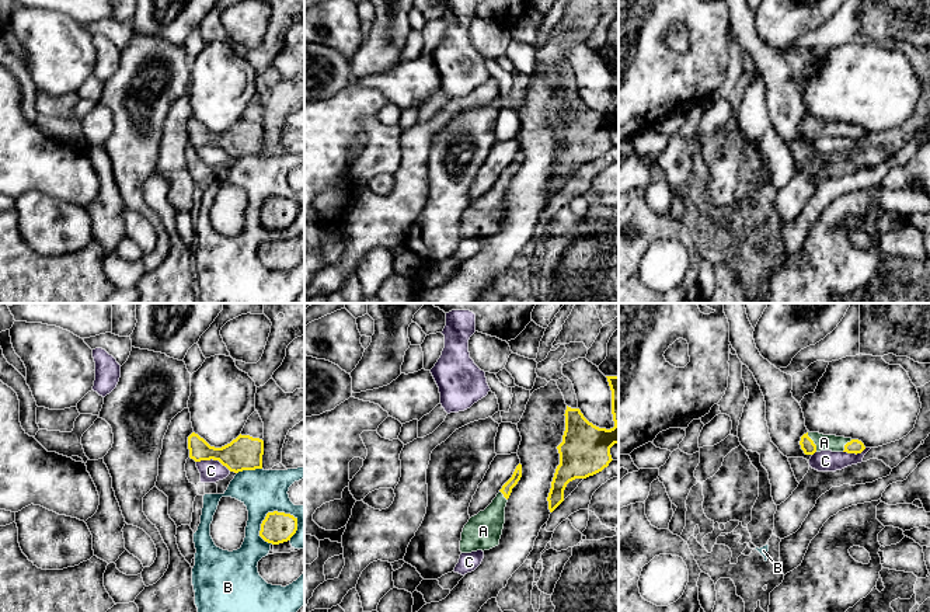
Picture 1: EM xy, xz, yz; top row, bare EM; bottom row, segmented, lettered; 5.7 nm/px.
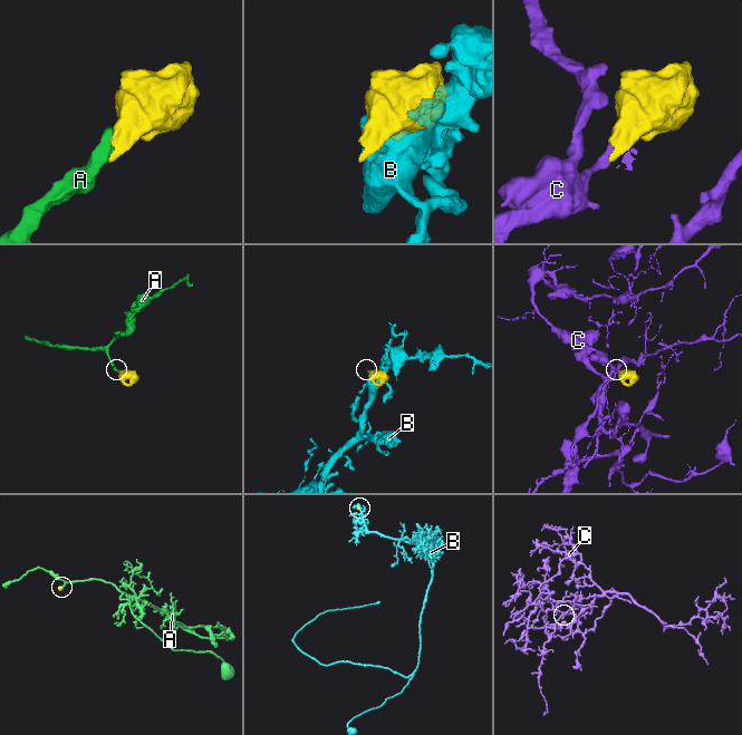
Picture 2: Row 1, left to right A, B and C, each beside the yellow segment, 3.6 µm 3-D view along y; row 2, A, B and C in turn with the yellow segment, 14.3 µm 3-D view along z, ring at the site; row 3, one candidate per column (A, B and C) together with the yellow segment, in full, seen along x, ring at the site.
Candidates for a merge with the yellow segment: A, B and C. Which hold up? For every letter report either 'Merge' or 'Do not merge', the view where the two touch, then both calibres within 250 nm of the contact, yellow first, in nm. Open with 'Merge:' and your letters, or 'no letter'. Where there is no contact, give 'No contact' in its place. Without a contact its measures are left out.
Merge: A
A: Merge. Touches yellow in yz. Thickness 80 nm (yellow) against 100 nm
B: Do not merge. Touches yellow in xy. Thickness 180 nm (yellow) against 240 nm
C: Do not merge. Touches yellow in xy. Thickness 200 nm (yellow) against 130 nm

